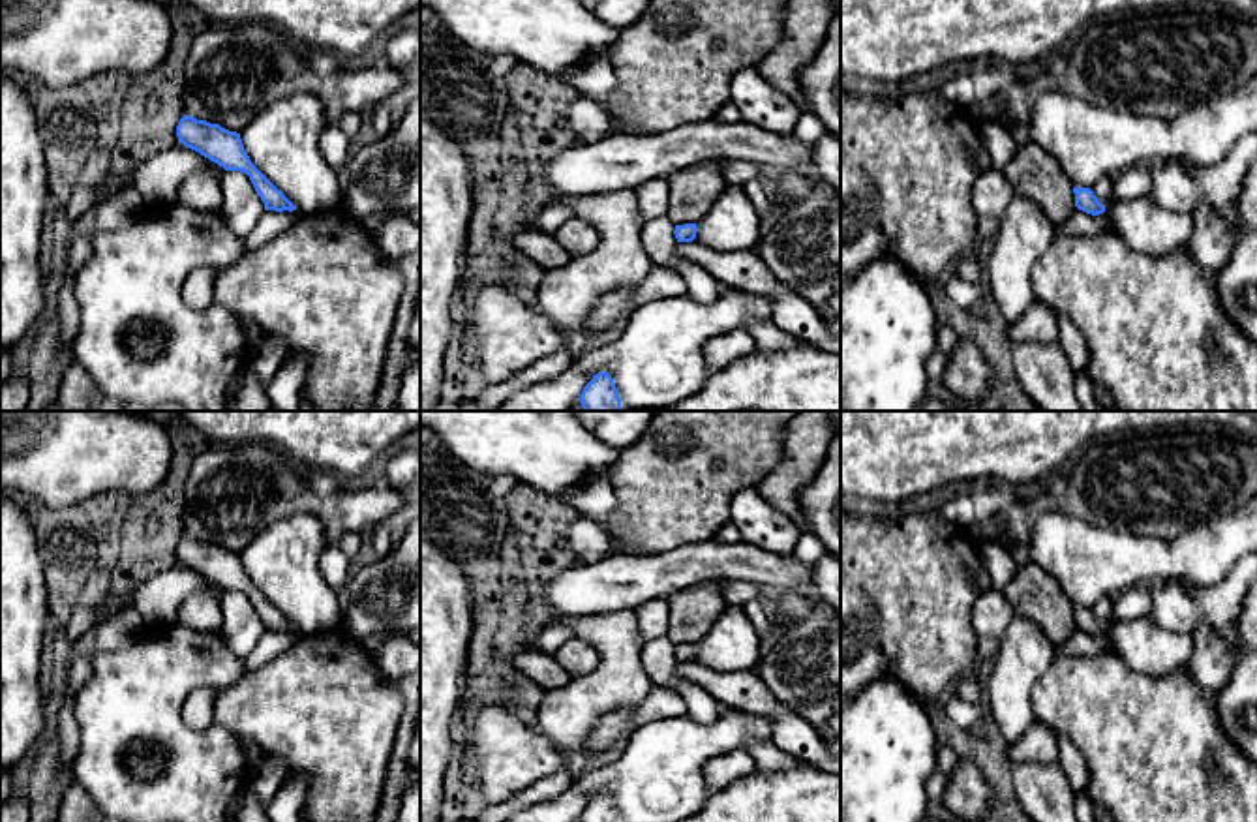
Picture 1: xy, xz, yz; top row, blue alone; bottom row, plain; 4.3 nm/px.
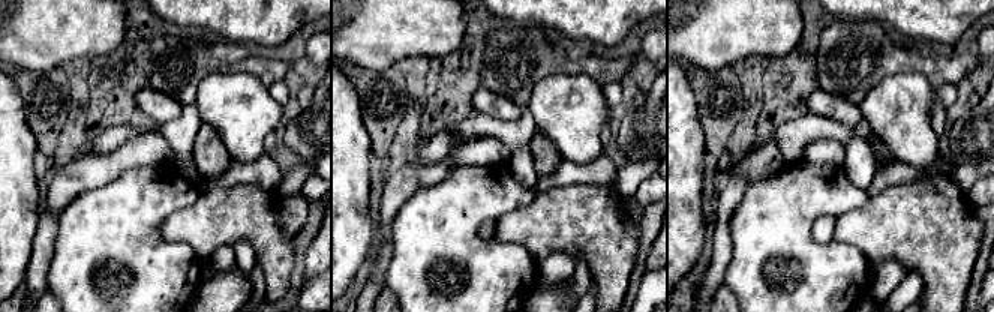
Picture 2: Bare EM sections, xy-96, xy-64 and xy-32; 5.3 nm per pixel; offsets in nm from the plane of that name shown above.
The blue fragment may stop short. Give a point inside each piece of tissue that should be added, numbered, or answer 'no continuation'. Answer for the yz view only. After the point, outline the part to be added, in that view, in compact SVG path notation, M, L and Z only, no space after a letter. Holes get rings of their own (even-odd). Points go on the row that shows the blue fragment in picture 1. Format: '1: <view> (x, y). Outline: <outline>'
no continuation

